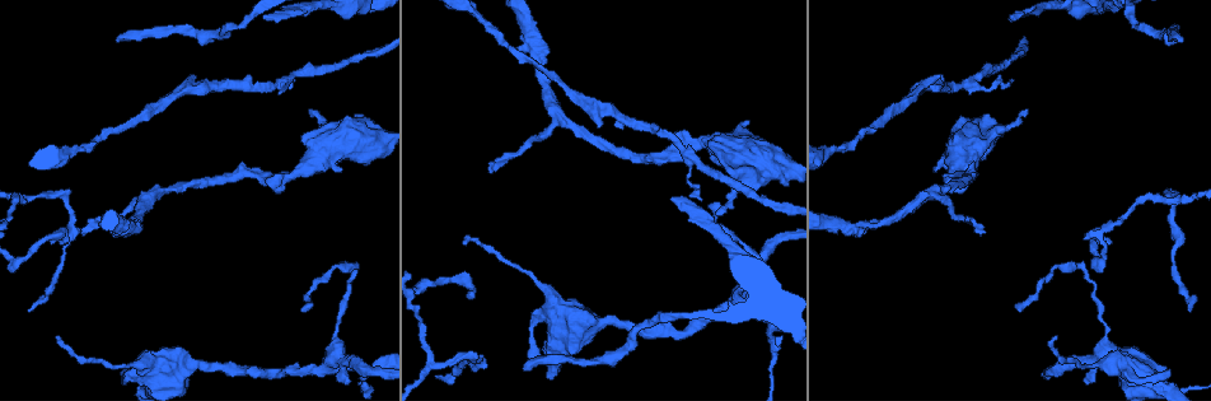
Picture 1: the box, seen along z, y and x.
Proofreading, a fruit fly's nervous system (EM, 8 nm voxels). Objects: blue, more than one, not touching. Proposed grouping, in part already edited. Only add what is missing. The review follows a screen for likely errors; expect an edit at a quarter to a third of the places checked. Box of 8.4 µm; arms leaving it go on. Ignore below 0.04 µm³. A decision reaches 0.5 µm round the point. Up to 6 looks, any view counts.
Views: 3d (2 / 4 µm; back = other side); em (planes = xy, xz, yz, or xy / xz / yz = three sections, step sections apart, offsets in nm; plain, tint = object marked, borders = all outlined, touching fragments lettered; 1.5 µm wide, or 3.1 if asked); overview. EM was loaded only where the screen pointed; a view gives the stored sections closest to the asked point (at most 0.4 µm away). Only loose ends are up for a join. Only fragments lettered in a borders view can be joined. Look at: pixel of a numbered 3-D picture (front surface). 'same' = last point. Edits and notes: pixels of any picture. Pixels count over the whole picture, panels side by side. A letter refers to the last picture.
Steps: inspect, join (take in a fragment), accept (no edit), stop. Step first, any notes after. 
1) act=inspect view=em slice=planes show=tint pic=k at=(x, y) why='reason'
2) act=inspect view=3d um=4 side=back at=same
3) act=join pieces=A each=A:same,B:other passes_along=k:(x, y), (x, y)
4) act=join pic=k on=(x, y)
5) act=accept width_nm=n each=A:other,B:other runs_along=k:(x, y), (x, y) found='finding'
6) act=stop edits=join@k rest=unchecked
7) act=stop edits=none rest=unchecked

act=inspect view=3d um=2 pic=1 at=(81, 235) why='free end'

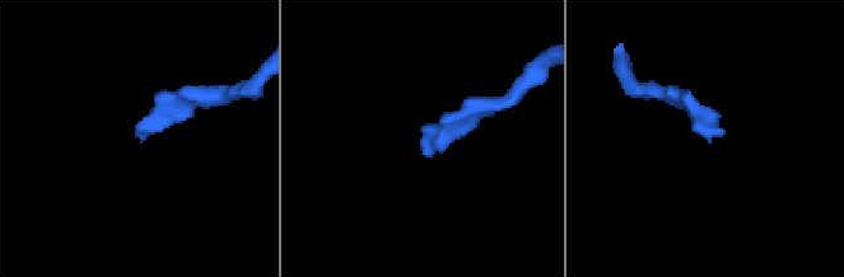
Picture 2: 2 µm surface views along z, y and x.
act=inspect view=em slice=yz step=8 show=plain pic=2 at=(139, 133) why='now the EM'

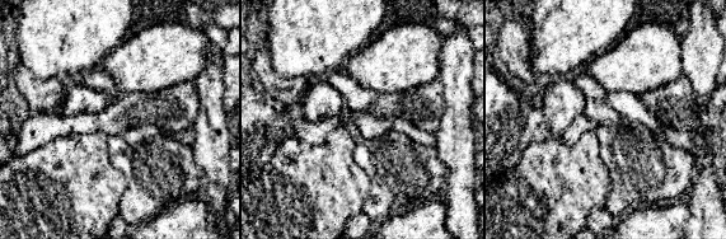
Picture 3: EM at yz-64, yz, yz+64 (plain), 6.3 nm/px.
act=inspect view=em slice=yz step=8 show=borders at=same

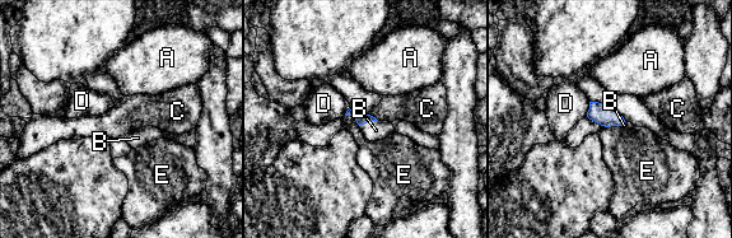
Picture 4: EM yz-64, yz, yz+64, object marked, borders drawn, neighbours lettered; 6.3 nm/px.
act=join pieces=B each=A:other,B:same,C:other,D:other,E:other passes_along=4:(360, 118), (368, 121), (376, 130) found='the neuron continues'

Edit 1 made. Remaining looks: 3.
act=inspect view=overview why='see it whole again'

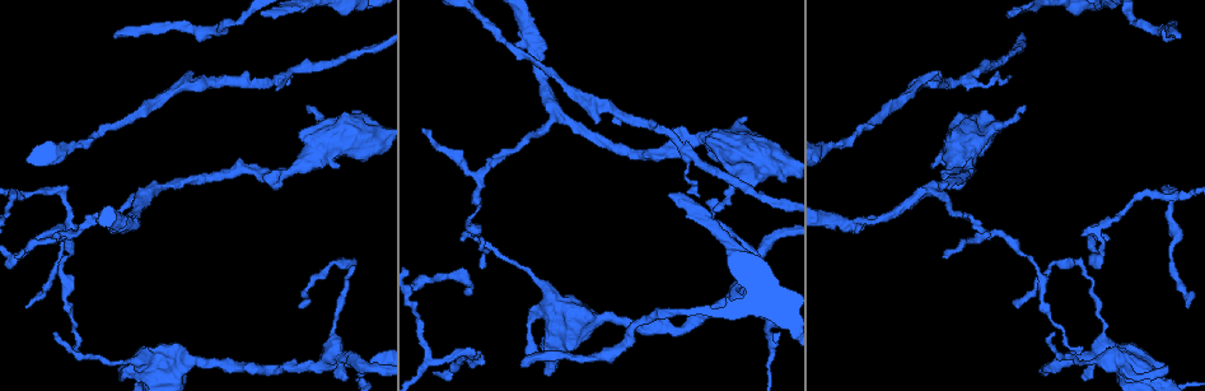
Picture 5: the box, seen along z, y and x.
act=inspect view=em slice=planes show=borders pic=5 at=(1107, 237) why='an open end'

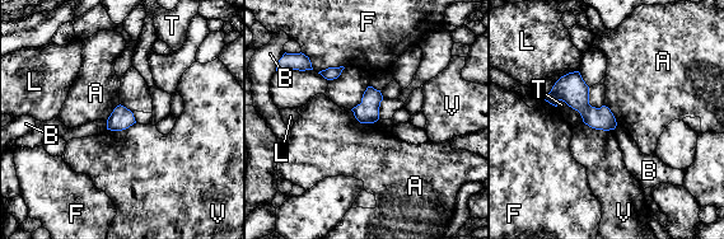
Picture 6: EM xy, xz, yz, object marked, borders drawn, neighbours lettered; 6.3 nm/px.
act=accept width_nm=140 each=A:other,B:other,F:other,L:other,T:other,V:other border=6:(350, 109), (360, 122), (375, 122) found='none of them fits'

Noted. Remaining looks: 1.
act=stop edits=join@4 rest=unchecked

